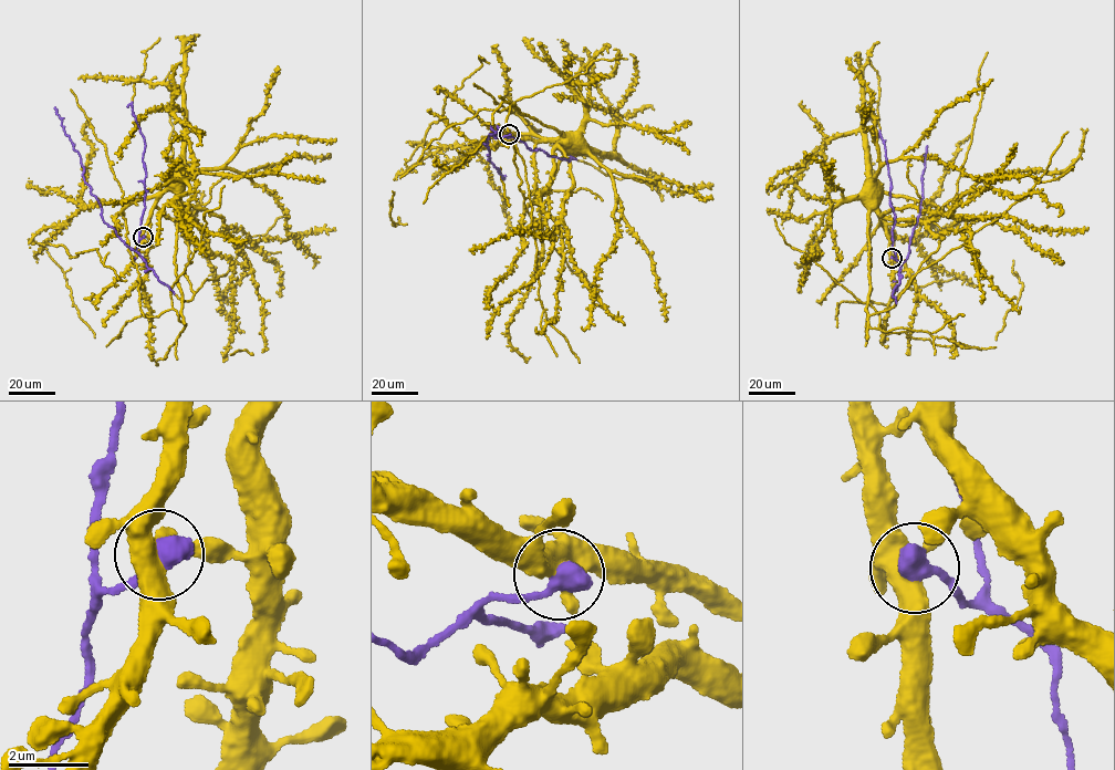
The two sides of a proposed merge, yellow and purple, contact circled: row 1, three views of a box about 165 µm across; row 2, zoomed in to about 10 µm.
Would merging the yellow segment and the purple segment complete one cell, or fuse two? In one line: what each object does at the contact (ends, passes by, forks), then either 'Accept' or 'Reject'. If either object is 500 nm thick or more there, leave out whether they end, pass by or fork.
Accept

